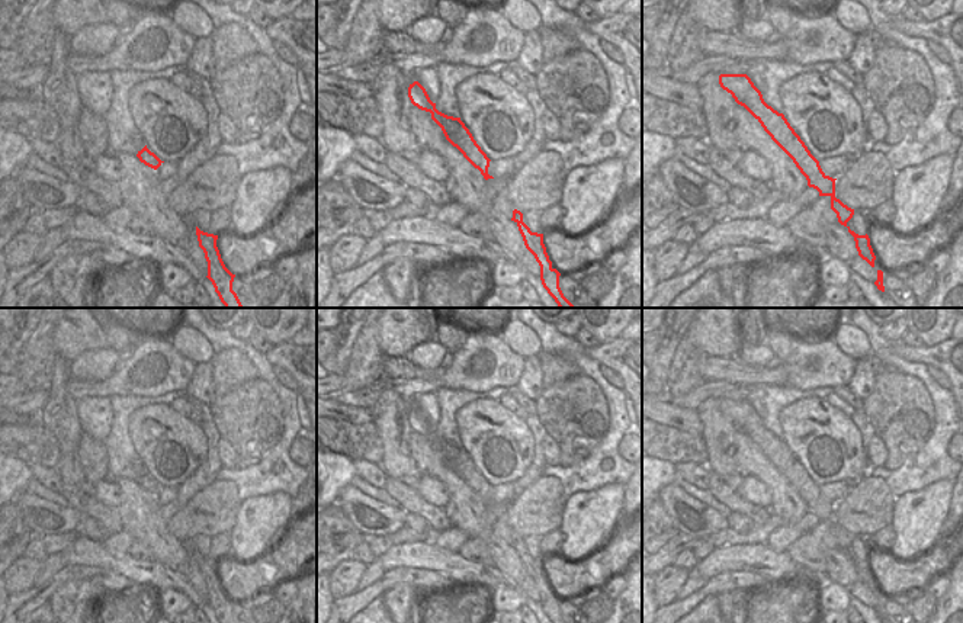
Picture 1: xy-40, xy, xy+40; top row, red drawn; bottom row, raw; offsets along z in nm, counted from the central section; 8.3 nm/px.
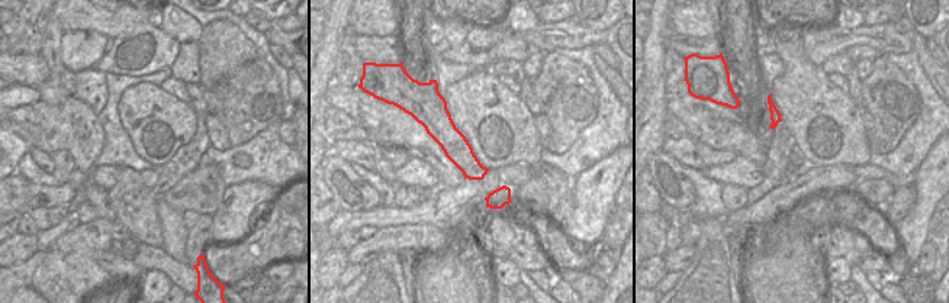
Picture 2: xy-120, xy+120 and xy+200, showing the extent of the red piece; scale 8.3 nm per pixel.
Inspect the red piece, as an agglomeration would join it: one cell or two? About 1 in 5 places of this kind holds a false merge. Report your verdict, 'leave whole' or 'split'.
leave whole

